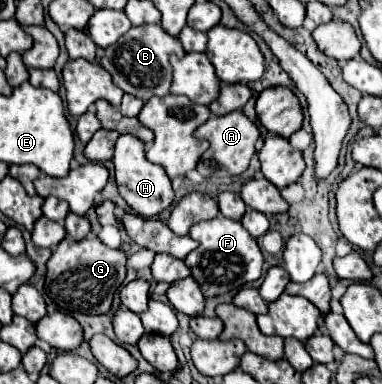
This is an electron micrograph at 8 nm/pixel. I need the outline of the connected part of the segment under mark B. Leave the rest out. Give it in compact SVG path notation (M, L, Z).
M142 24L132 26L118 42L104 50L102 66L112 74L114 84L122 88L126 94L134 94L142 100L150 100L152 96L166 96L172 84L172 54L186 54L178 38L166 34L160 24Z

